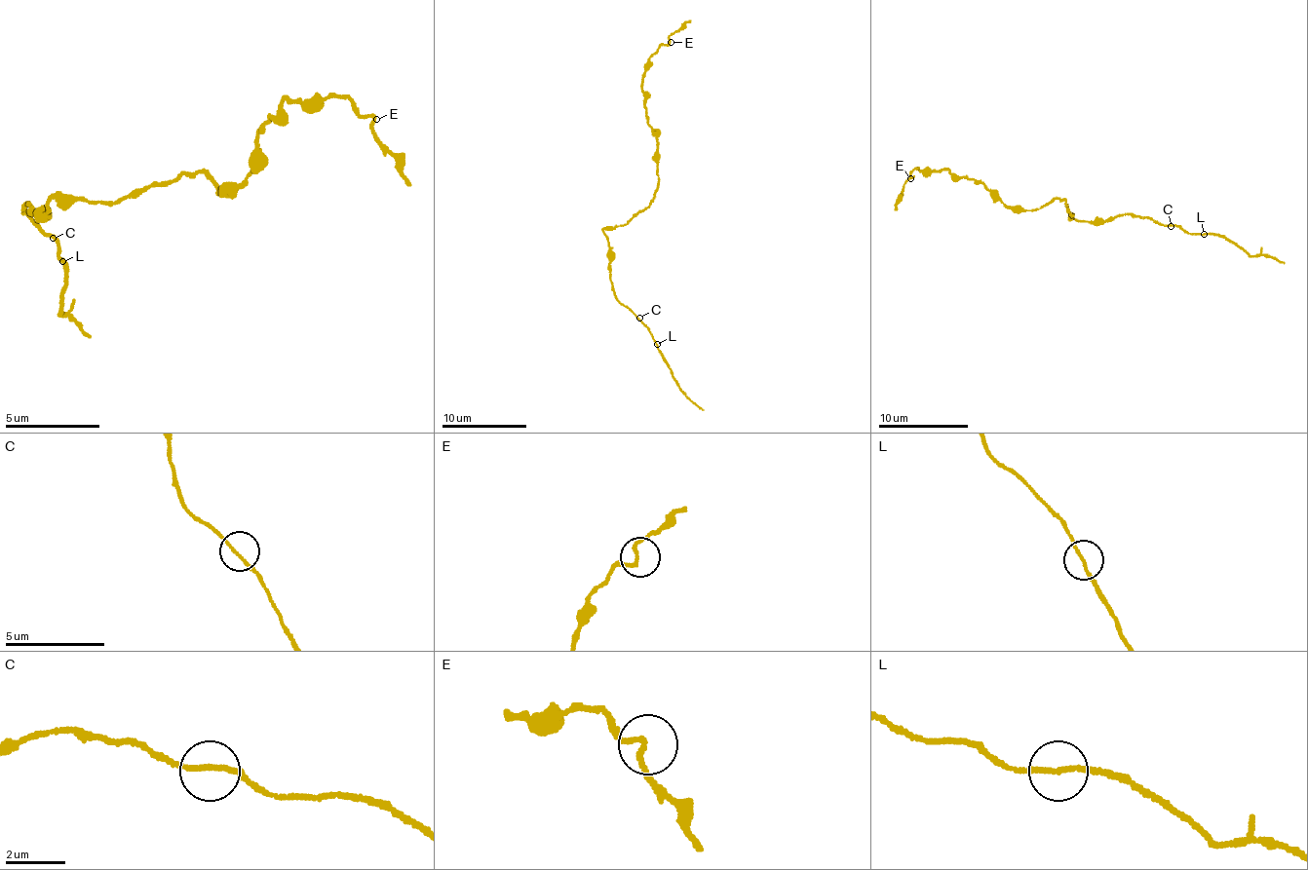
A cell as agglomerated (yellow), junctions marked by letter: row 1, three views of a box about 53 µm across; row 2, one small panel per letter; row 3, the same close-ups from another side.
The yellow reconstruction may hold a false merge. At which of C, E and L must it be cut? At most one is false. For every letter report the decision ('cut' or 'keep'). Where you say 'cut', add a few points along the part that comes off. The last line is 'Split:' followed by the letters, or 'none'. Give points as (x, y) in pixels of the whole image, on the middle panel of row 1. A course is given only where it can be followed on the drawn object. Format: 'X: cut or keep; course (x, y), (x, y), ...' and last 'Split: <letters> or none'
C: keep
E: keep
L: cut; course (656, 345), (679, 388), (704, 409)
Split: L

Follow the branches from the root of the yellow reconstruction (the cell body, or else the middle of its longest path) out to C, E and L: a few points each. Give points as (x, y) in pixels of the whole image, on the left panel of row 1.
C: (130, 197), (120, 202), (48, 202), (48, 213), (32, 216), (28, 202), (21, 204), (21, 209), (53, 238)
E: (130, 197), (205, 170), (217, 192), (238, 192), (258, 131), (281, 116), (282, 101), (348, 95), (376, 119)
L: (130, 197), (48, 202), (48, 213), (32, 216), (28, 202), (21, 204), (40, 231), (51, 233), (61, 262)

